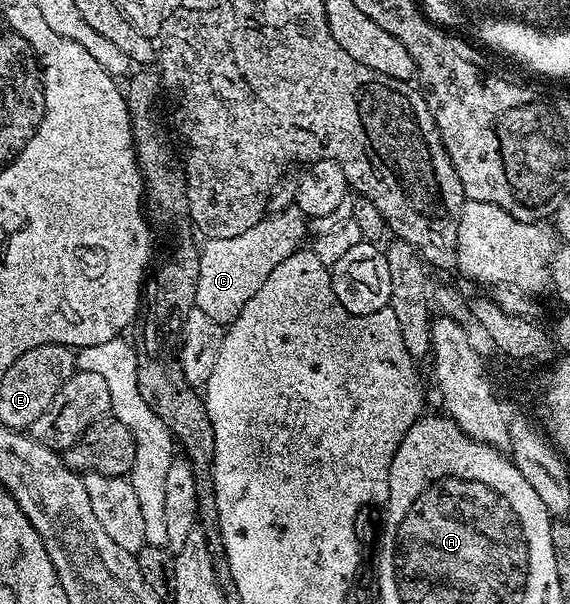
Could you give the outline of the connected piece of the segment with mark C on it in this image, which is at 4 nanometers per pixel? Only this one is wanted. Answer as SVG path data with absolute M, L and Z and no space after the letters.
M288 206L281 211L272 211L260 218L258 225L246 229L246 233L238 233L238 237L222 237L210 239L199 248L200 264L198 265L198 277L196 278L196 306L195 310L206 313L210 321L227 325L242 313L242 305L262 289L262 281L274 273L275 267L282 265L286 257L290 257L296 251L301 250L304 237L306 238L306 216L295 207Z

